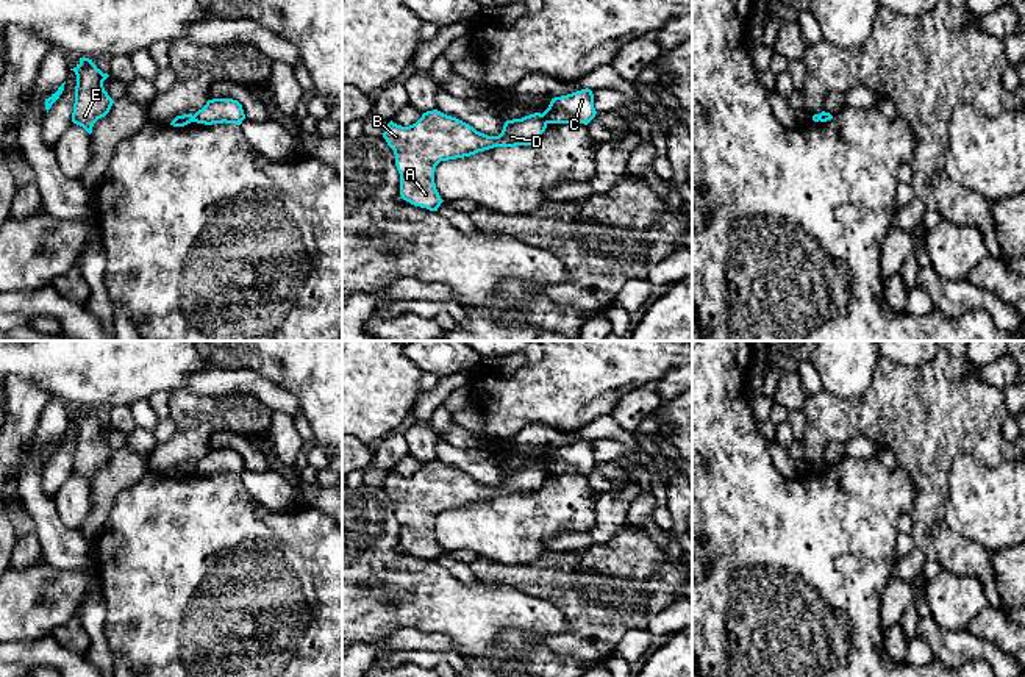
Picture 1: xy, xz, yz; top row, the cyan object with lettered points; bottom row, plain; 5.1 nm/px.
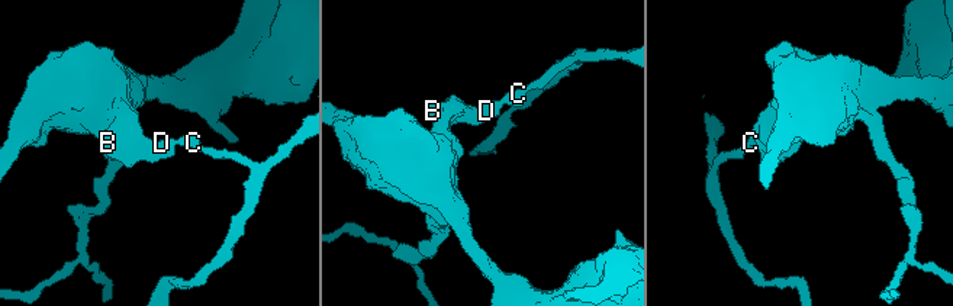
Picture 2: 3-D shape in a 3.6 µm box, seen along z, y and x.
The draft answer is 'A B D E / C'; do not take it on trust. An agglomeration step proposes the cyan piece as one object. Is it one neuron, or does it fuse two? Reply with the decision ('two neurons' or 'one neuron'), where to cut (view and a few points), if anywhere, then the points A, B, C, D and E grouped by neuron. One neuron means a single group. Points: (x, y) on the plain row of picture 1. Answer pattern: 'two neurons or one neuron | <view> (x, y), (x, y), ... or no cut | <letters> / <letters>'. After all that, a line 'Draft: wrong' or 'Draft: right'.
two neurons | xz (541, 465), (547, 472) | A B D E / C
Draft: right

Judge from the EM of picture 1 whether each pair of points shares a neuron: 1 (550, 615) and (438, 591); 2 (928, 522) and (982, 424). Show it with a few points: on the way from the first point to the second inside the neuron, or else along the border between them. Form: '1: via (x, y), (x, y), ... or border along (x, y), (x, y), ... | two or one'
1: via (522, 612), (466, 610) | one
2: via (930, 496), (930, 468), (955, 443) | one

